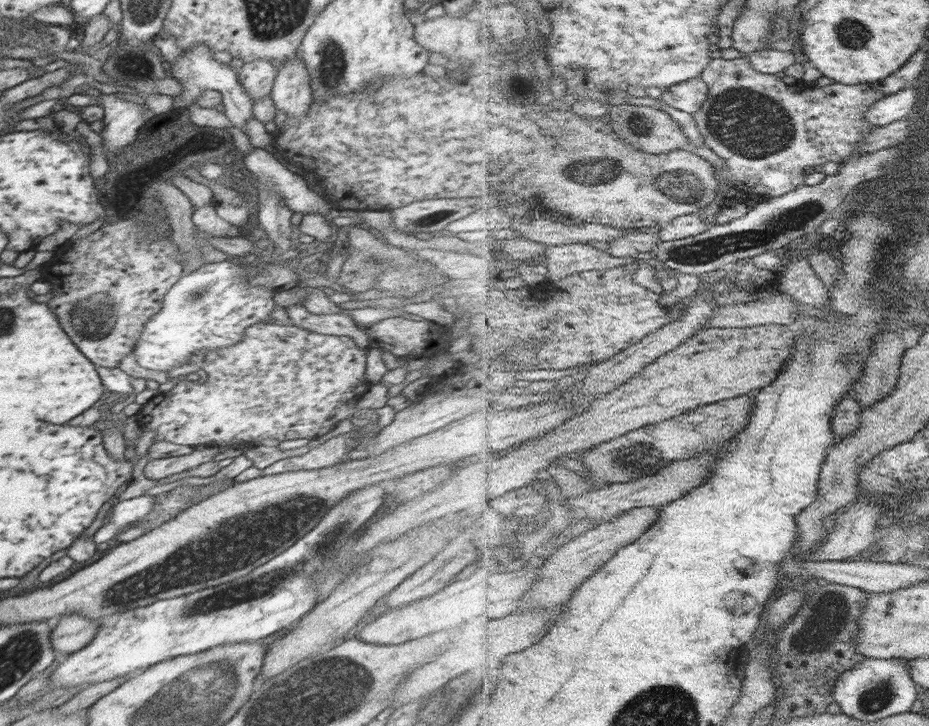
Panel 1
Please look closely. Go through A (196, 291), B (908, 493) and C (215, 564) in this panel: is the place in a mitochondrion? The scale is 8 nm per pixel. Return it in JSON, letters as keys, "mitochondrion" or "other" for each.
{"A":"mitochondrion","B":"mitochondrion","C":"mitochondrion"}

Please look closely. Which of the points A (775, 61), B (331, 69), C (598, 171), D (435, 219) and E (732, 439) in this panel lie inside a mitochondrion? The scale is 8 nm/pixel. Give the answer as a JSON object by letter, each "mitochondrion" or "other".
{"A":"other","B":"mitochondrion","C":"mitochondrion","D":"mitochondrion","E":"other"}

